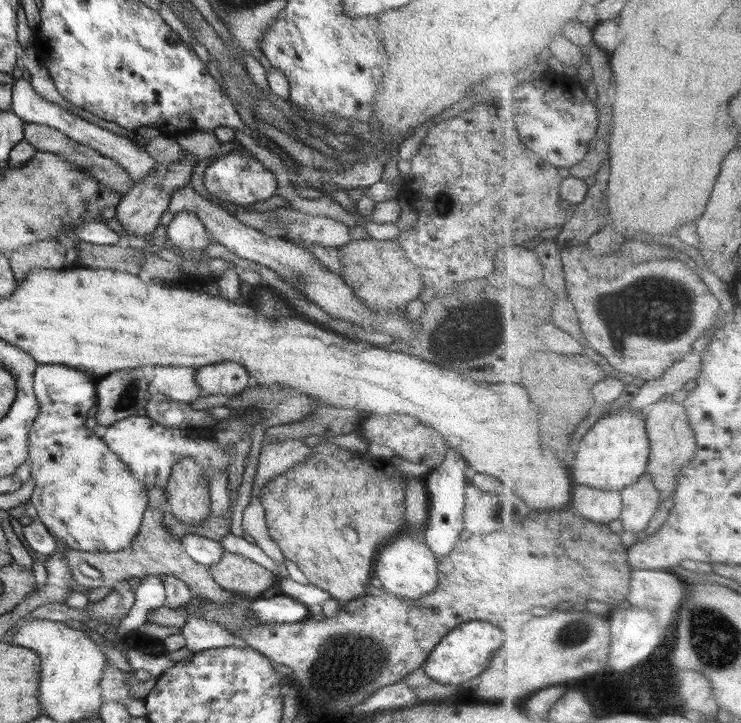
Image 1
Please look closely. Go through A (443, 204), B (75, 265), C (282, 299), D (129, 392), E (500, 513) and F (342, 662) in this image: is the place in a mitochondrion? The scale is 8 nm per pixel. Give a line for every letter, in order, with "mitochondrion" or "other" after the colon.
A: mitochondrion
B: other
C: other
D: mitochondrion
E: mitochondrion
F: mitochondrion

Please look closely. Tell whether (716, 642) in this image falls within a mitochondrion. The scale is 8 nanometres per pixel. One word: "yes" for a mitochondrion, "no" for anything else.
yes

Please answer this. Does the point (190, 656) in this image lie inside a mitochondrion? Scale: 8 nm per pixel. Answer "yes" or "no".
no

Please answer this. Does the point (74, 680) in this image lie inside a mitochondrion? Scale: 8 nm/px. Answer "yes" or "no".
no

